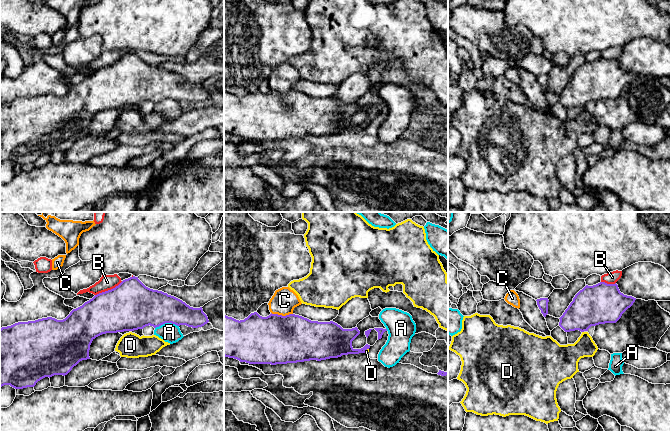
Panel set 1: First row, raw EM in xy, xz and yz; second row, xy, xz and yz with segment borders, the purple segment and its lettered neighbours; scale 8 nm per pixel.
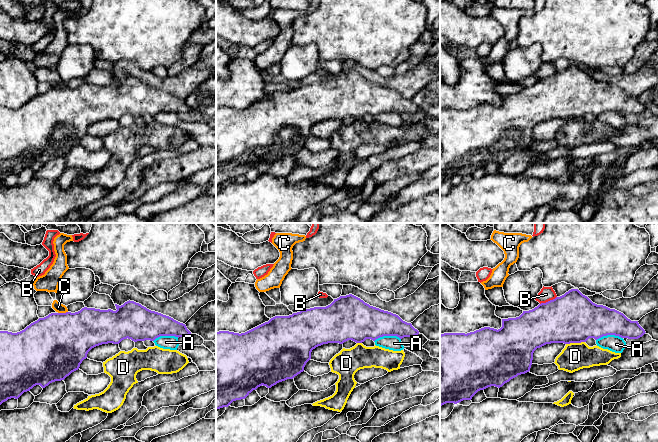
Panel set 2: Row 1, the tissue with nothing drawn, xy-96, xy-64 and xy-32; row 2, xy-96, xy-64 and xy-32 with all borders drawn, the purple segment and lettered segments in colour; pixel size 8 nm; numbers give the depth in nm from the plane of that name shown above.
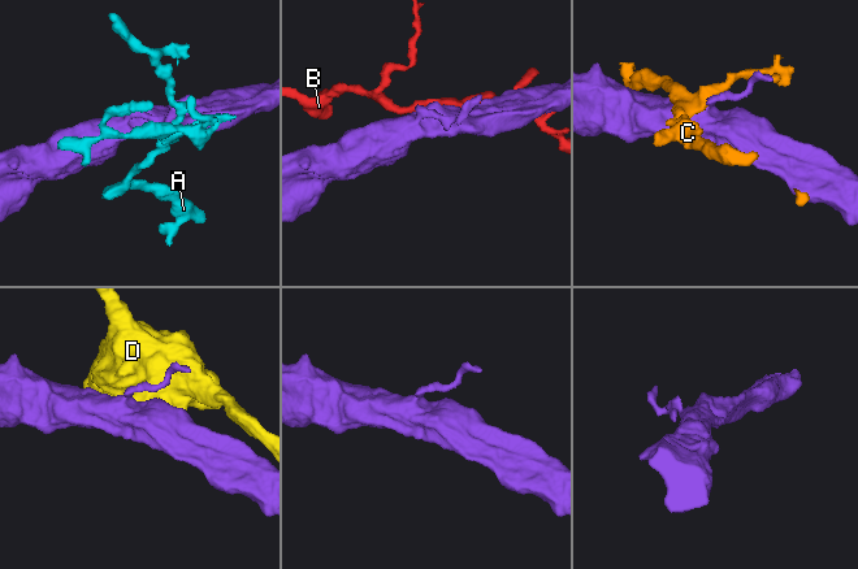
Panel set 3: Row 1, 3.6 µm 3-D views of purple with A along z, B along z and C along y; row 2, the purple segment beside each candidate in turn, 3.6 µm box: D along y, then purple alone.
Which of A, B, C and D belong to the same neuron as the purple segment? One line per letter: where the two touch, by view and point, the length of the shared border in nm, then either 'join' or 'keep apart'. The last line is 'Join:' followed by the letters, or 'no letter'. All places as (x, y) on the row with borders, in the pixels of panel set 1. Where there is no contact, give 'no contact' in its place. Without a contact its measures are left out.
A: contact xy (166, 322); length 190 nm; keep apart
B: contact xy (108, 290); length 260 nm; keep apart
C: contact xz (281, 315); length 180 nm; keep apart
D: contact xz (366, 349); length 50 nm; keep apart
Join: no letter

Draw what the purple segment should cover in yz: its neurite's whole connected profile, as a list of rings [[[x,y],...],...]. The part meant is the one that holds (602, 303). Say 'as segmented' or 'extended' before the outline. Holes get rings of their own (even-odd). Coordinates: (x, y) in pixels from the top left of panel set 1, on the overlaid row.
as segmented; [[[616,283],[586,285],[559,318],[559,326],[565,332],[584,332],[591,326],[616,323],[635,300],[636,298],[621,293]]]

